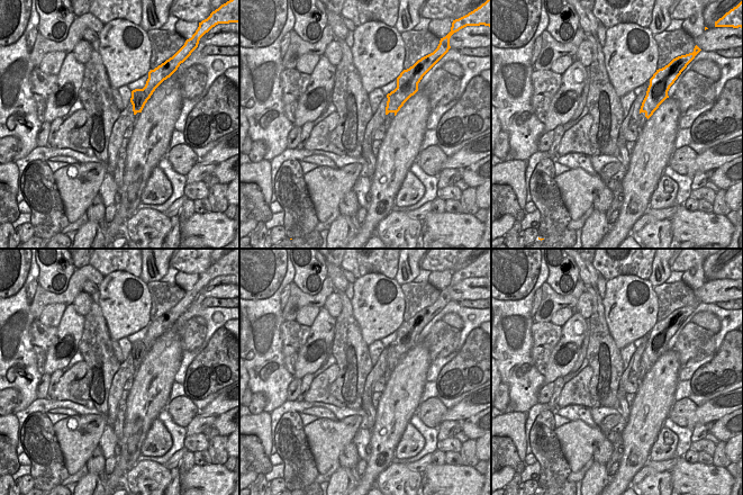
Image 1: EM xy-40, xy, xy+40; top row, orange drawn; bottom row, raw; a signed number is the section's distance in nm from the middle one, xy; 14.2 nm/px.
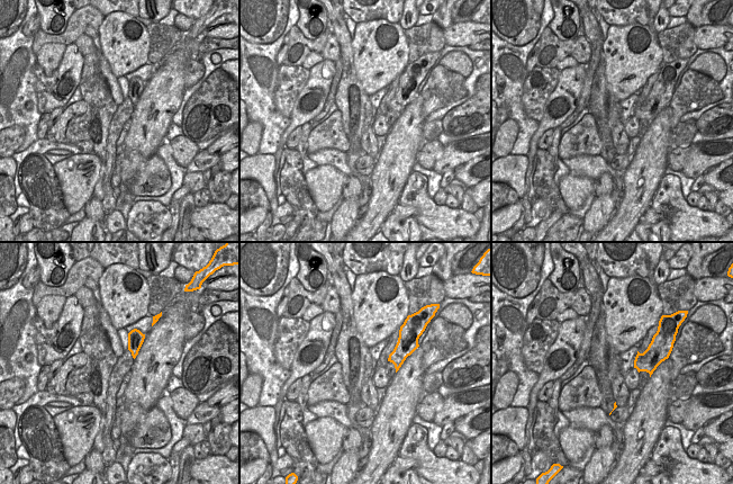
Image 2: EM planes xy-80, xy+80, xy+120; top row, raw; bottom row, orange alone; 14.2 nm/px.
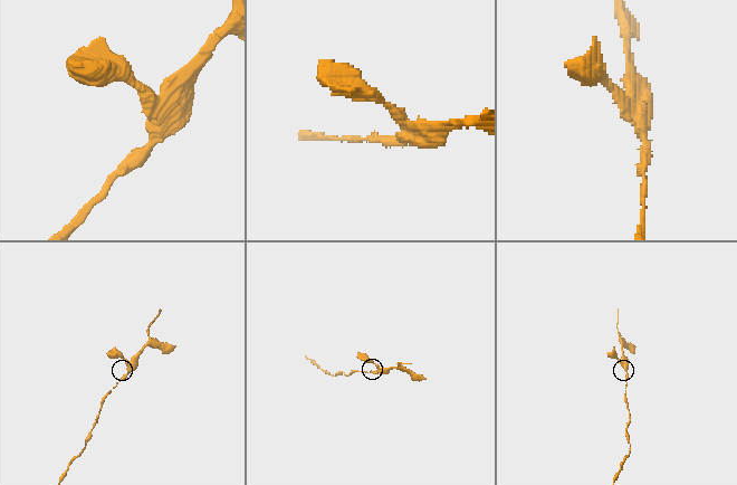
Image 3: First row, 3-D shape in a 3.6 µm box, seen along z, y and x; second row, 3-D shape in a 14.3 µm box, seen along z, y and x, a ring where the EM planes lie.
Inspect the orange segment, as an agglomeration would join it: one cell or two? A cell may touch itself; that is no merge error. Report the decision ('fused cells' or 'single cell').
fused cells

